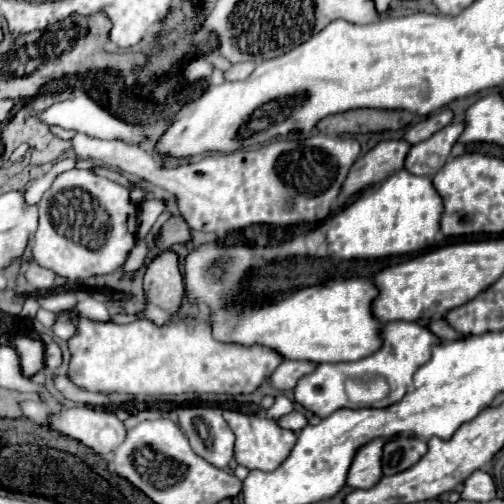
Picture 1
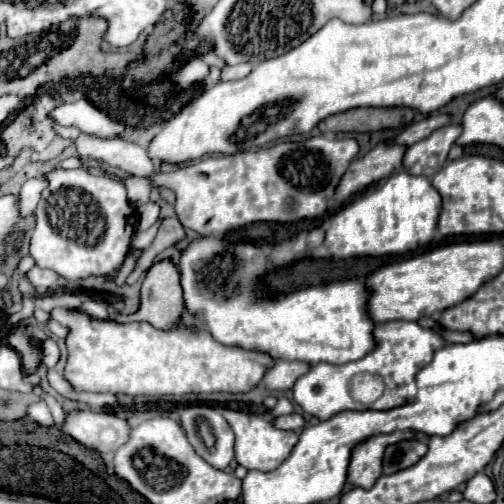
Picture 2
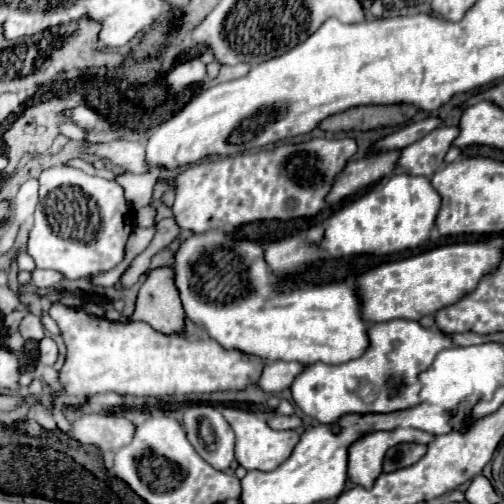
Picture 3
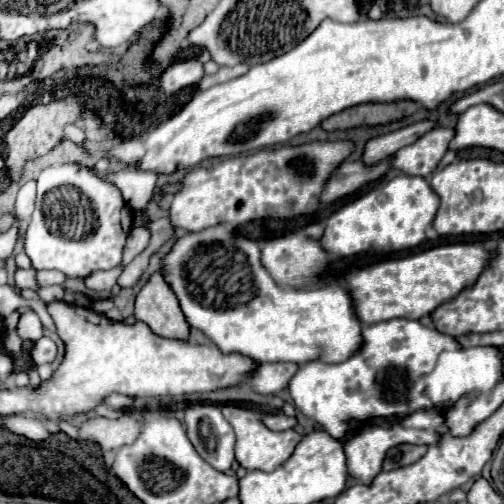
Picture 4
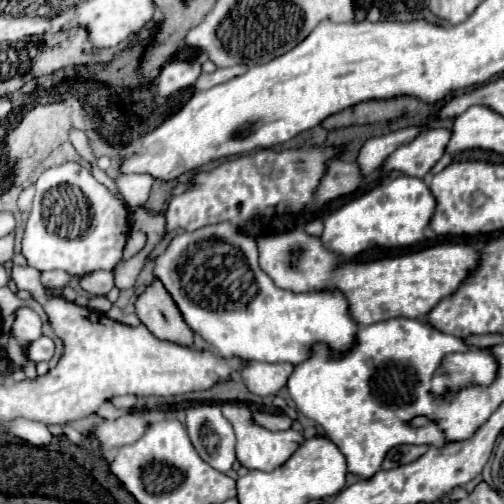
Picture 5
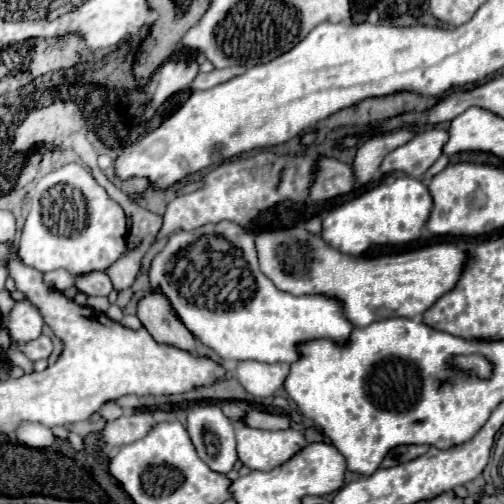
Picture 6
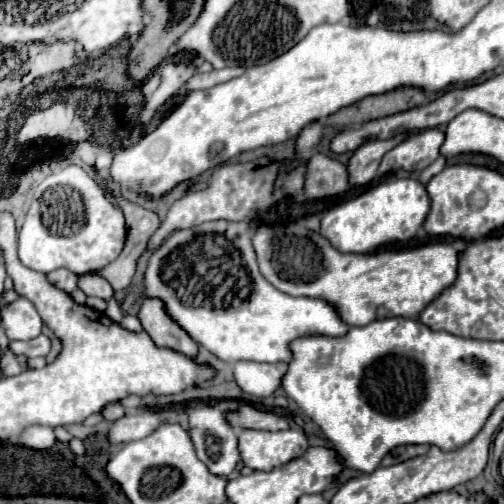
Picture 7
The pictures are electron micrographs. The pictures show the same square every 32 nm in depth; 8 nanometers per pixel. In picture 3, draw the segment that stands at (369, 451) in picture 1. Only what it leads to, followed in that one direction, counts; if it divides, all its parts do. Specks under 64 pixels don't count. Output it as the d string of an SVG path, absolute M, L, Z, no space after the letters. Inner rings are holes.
M392 430L366 434L350 446L348 454L348 478L364 488L372 488L376 478L382 474L382 458L386 450L400 442L430 444L434 436L420 430Z

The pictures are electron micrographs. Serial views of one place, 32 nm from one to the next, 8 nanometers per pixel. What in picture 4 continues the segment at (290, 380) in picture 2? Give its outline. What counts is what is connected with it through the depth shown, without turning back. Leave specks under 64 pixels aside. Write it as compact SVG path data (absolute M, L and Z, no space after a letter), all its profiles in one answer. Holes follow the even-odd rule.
M292 362L260 364L260 368L250 376L250 384L258 394L278 394L288 386L296 372L298 364Z

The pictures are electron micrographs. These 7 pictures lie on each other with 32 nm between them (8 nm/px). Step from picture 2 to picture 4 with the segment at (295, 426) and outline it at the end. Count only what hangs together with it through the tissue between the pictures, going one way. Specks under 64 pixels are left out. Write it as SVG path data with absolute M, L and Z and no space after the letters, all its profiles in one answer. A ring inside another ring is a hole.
M268 414L268 416L264 416L264 424L270 430L288 430L288 428L294 428L298 424L298 420L284 416L284 414Z

